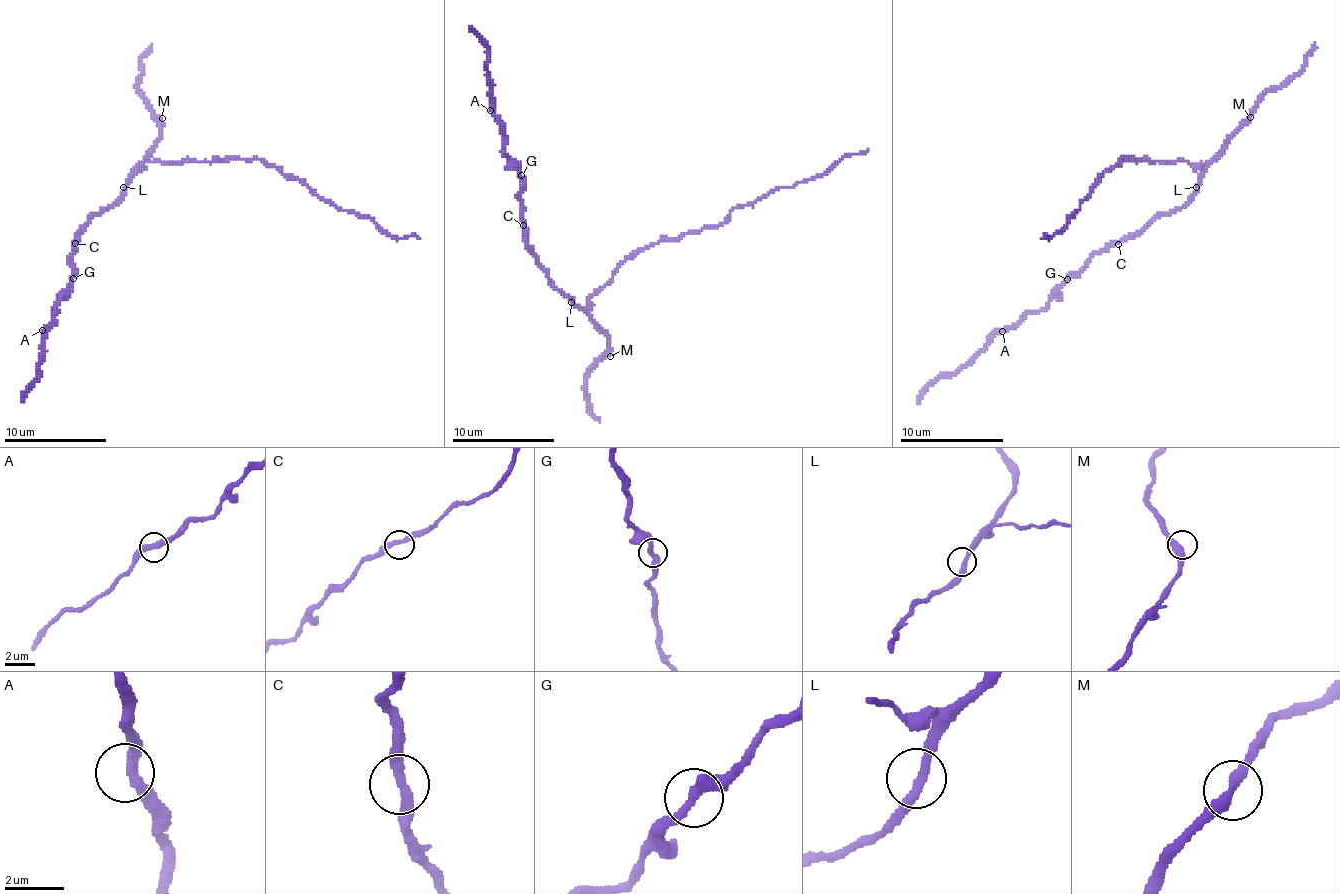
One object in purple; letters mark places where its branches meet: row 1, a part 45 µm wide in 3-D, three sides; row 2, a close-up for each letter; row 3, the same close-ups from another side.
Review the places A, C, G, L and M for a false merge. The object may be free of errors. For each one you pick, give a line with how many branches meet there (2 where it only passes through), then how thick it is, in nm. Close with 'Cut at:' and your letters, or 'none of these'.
Cut at: none of these

